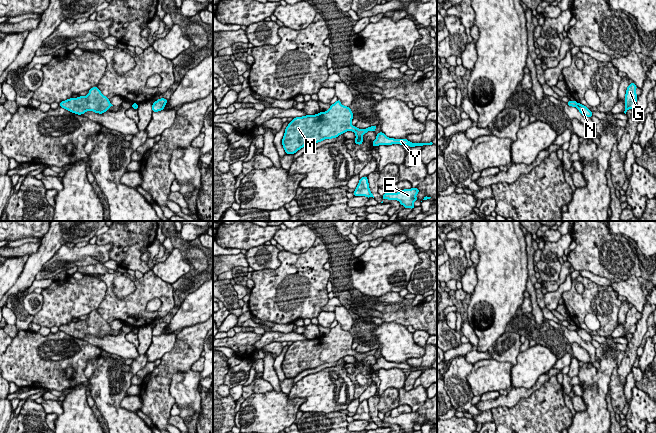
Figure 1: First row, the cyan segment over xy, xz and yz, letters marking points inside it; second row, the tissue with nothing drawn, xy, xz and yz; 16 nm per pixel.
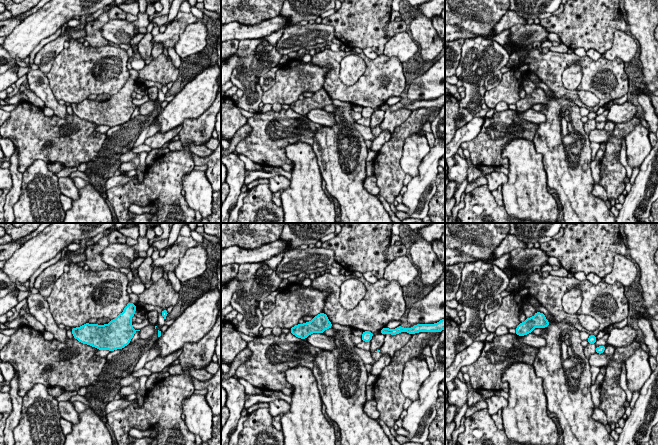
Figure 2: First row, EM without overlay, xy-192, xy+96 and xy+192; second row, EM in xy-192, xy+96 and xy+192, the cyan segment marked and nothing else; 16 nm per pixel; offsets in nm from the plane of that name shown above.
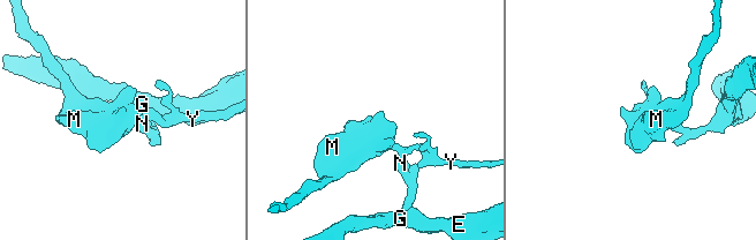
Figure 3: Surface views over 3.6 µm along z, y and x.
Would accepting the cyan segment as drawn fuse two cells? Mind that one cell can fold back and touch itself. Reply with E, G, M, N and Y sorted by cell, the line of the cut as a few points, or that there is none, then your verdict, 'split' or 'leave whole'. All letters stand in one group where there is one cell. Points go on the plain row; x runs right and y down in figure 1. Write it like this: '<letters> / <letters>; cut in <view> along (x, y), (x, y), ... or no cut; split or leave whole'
E G N / M Y; cut in xy along (132, 328), (137, 329); split

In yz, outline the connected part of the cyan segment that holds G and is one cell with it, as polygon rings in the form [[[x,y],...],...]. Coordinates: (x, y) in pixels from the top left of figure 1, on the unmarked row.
[[[632,306],[626,313],[625,318],[625,335],[626,338],[628,333],[634,334],[637,326],[637,318],[636,318],[637,310],[634,306]]]

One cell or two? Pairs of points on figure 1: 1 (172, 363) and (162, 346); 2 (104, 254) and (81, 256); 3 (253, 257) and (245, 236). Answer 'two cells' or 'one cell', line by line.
1: two cells
2: one cell
3: two cells

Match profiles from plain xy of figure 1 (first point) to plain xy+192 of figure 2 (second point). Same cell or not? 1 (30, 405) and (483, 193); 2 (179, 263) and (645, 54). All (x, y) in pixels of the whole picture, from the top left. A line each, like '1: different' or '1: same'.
1: same
2: different

